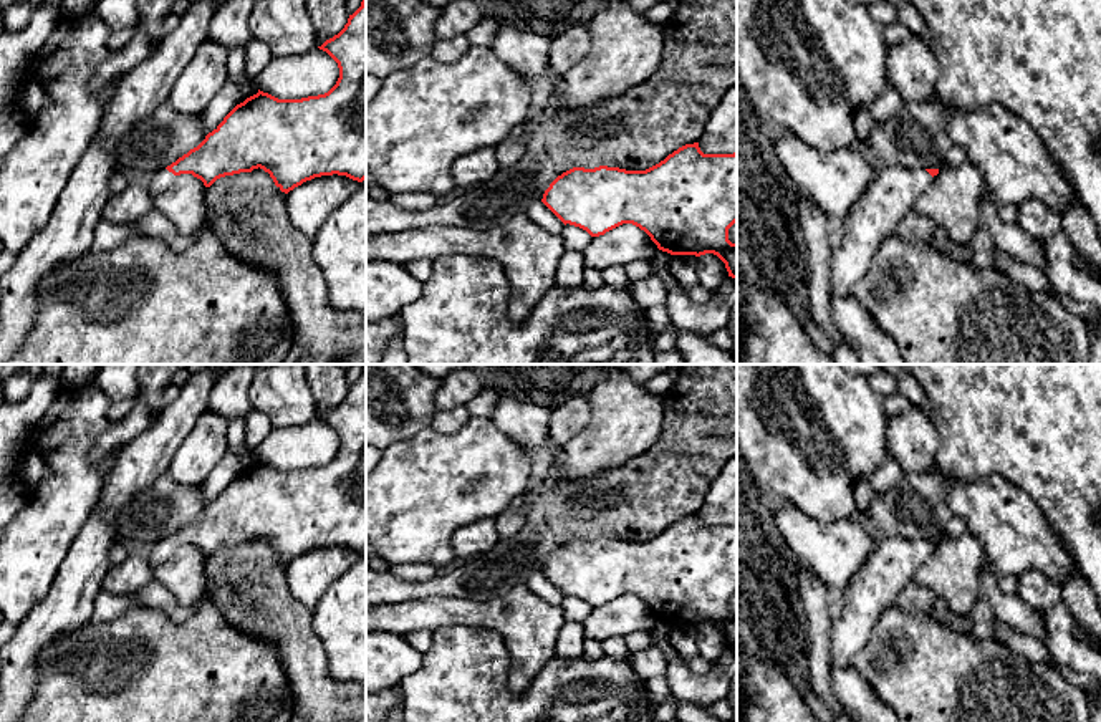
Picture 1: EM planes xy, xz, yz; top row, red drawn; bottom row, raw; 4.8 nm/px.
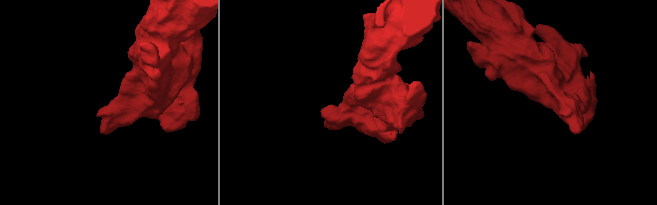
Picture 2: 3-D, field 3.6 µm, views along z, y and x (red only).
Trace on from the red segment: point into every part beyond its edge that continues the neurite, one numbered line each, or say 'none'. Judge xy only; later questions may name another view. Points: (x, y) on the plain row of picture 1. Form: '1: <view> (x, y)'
1: xy (163, 550)

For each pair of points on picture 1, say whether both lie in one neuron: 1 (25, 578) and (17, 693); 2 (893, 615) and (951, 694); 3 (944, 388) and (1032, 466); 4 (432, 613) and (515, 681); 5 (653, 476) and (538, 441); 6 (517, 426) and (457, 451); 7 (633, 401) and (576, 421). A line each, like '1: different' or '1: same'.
1: different
2: same
3: same
4: same
5: different
6: different
7: different

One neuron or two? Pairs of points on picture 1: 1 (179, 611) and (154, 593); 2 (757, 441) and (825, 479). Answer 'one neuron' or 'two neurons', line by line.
1: one neuron
2: one neuron

